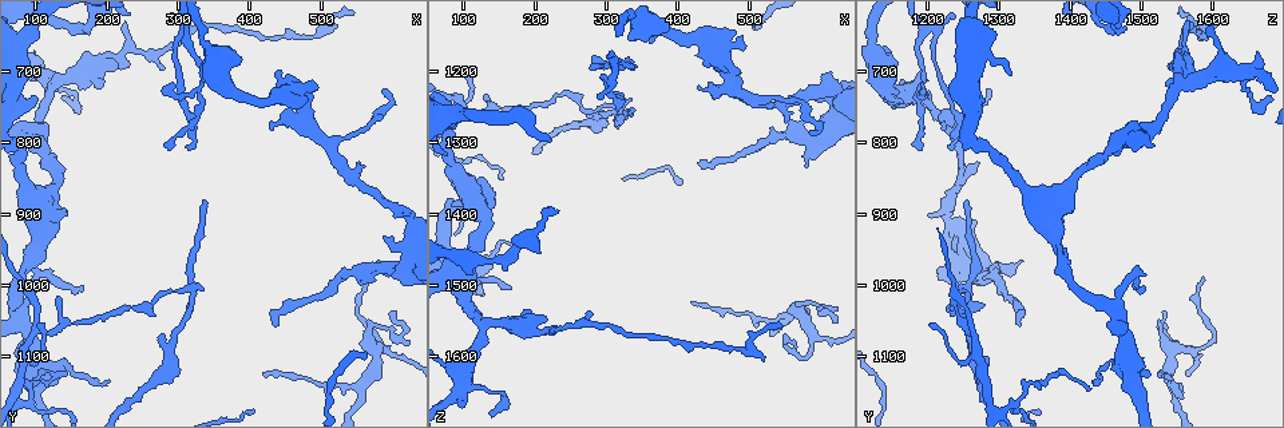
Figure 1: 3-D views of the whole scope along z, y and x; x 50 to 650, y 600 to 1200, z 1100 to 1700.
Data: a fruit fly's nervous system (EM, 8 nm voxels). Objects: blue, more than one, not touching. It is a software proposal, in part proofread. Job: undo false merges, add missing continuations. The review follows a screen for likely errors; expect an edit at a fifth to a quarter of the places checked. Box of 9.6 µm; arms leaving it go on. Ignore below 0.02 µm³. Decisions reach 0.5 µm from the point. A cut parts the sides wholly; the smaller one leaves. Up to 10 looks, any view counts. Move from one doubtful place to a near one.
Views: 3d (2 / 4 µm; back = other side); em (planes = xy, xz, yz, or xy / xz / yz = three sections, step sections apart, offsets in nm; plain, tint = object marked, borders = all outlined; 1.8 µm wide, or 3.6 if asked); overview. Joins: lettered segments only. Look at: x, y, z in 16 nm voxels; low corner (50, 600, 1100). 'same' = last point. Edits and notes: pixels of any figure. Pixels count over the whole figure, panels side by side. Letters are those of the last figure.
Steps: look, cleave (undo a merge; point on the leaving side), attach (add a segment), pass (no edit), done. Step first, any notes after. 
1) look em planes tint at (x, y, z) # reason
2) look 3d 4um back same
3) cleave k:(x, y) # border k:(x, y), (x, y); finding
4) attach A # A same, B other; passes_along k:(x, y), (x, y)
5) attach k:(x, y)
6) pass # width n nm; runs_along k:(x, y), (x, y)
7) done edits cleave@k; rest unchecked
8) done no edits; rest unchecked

look em planes borders at (305, 800, 1230) # tapers out

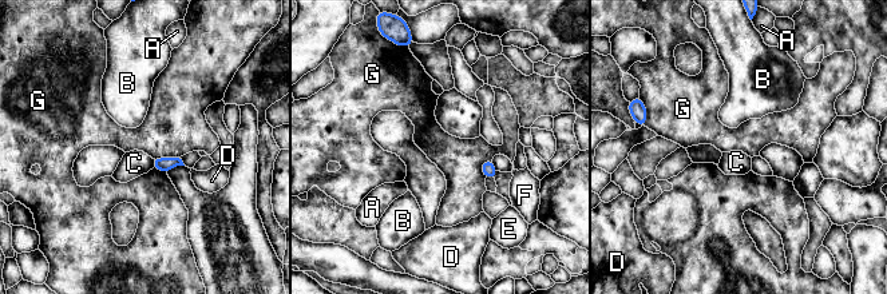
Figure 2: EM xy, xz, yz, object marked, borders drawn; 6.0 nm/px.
pass # longest_contact G 150 nm; A other, B other, C other, D other, E other, F other, G other; border 2:(154, 159), (151, 167); no lettered segment goes on from it

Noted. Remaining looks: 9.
look em xy step 4 tint at (575, 1090, 1540) # branch point

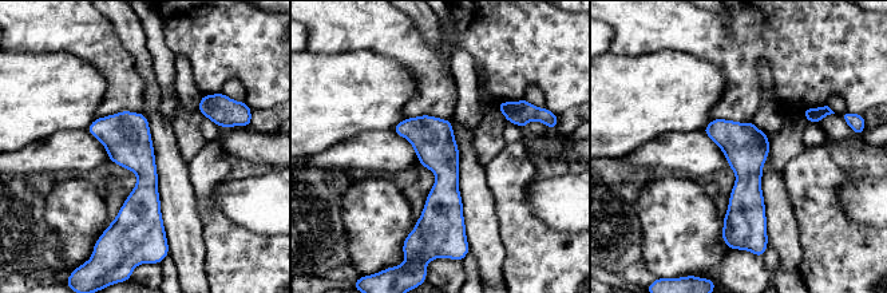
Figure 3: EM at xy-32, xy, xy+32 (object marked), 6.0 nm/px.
look em planes tint same

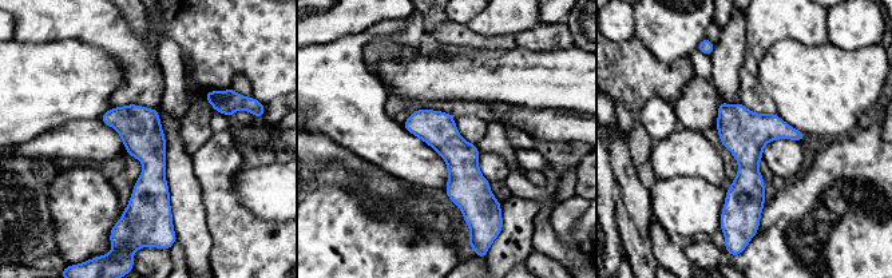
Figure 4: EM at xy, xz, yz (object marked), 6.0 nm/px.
look em planes borders same # see the neighbours

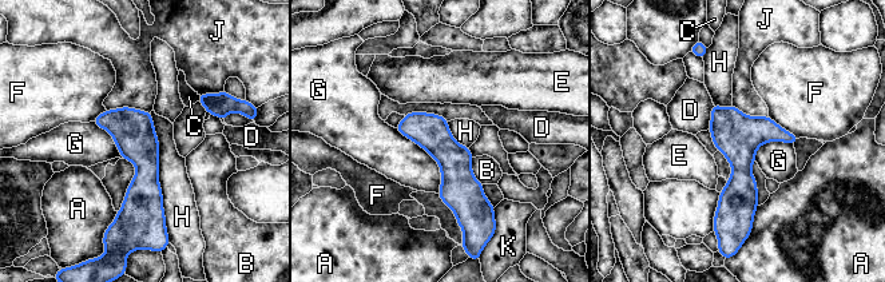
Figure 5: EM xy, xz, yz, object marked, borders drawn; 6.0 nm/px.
pass # width 220 nm; A other, B other, C other, D other, E other, F other, G other, H other, J other, K other; runs_along 5:(408, 116), (455, 163), (460, 219); continuous, no second neuron

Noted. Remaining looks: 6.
look em xz step 16 borders at (565, 990, 1585) # an open end

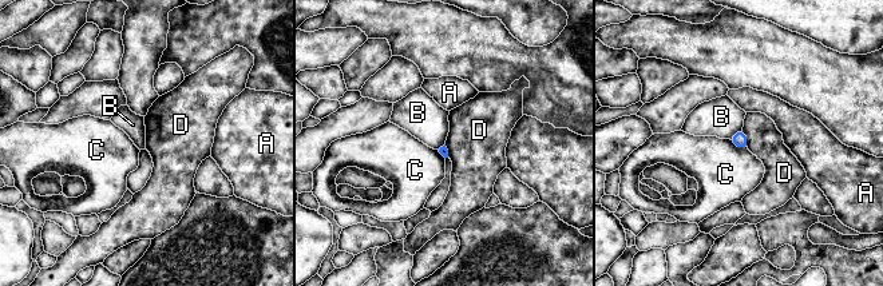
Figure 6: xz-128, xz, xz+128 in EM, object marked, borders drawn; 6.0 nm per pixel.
look em planes borders same # cut it another way

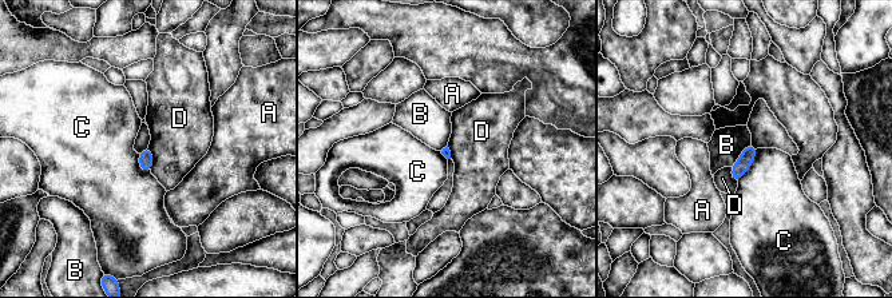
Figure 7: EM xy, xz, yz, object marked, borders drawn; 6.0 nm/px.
pass # longest_contact C 240 nm; A other, B other, C other, D other; no lettered segment goes on from it

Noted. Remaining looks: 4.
look 3d 4um at (325, 1005, 1250) # a fork

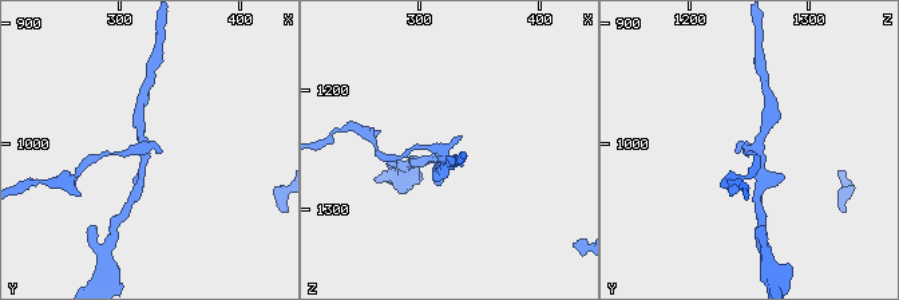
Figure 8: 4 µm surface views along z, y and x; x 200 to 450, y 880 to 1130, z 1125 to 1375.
look em planes borders at (324, 1002, 1250) # shape alone is not enough

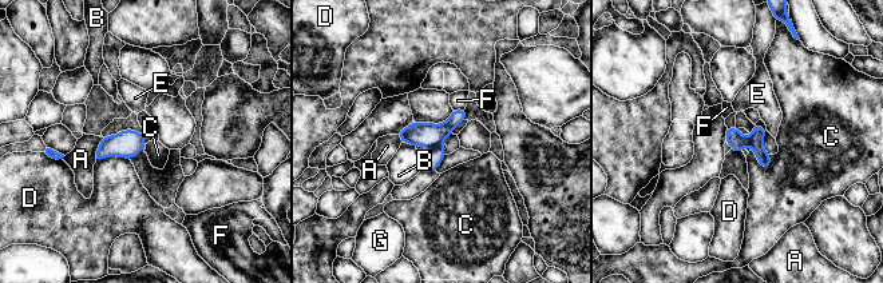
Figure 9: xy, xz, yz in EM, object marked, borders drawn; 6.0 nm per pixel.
cleave 9:(431, 160) # width 110 nm; A other, B other, C other, D other, E other, F other, G other; border 9:(440, 144), (431, 148); two neurons meet here

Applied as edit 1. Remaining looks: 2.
done edits cleave@9; rest unchecked

